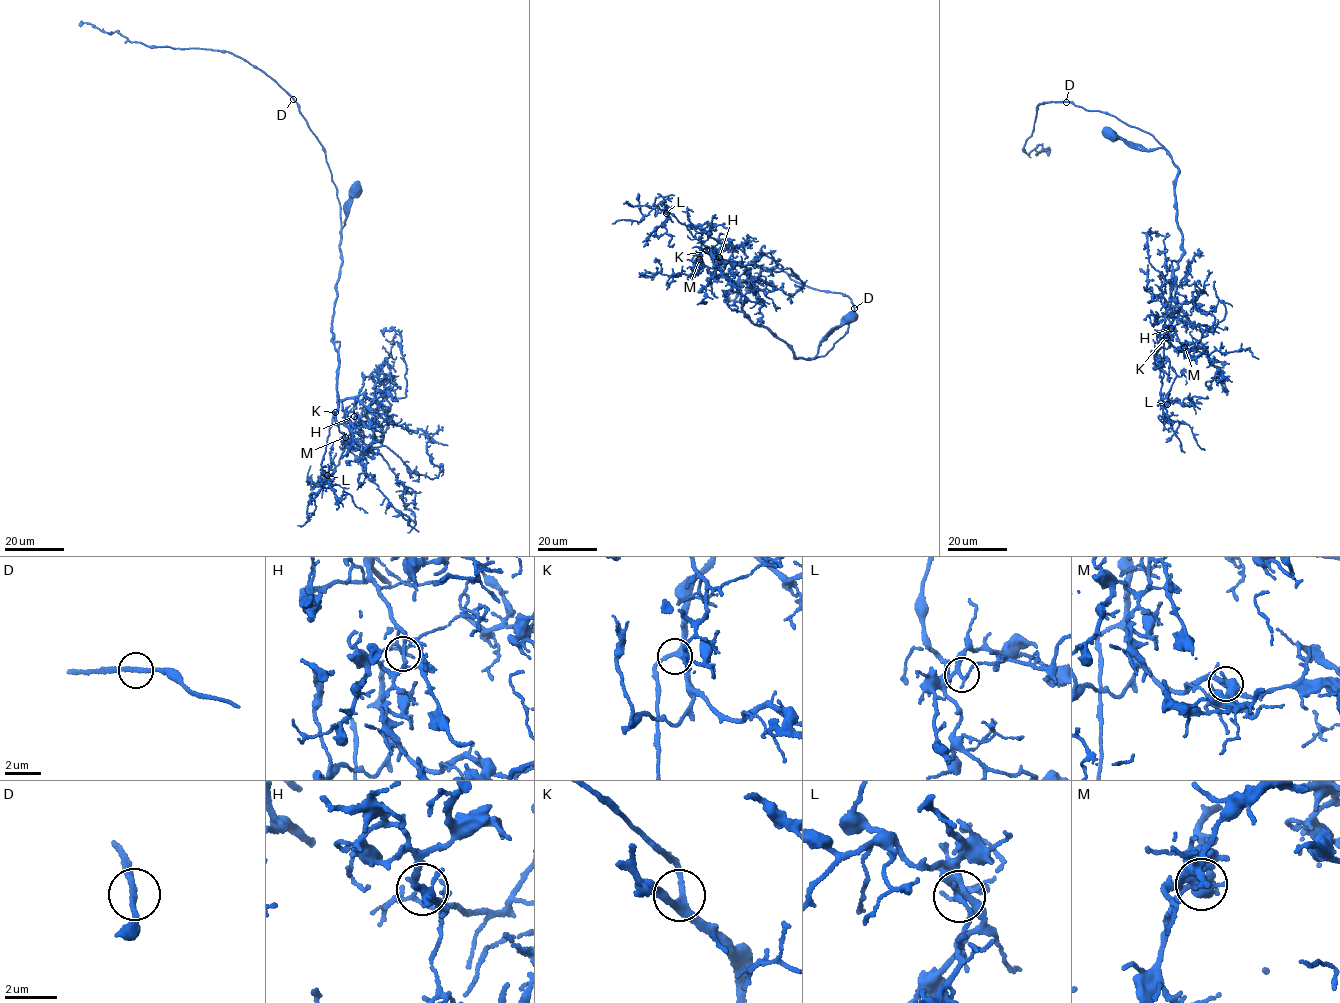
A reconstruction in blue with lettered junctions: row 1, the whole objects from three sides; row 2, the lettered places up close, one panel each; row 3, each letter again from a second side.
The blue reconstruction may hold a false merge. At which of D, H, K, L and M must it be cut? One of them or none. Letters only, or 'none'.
none

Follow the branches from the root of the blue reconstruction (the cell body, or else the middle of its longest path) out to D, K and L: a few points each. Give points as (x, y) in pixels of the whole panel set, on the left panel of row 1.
D: (356, 191), (342, 226), (337, 192), (326, 155), (293, 98)
K: (356, 191), (341, 231), (342, 265), (332, 318), (332, 341), (339, 363), (338, 407), (335, 412)
L: (356, 191), (341, 231), (342, 265), (332, 318), (338, 407), (321, 464), (327, 475)

